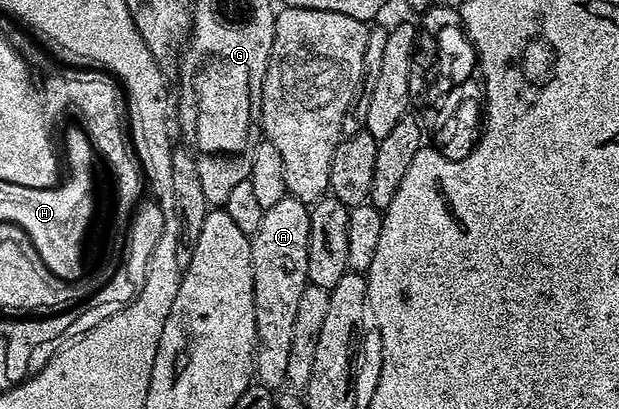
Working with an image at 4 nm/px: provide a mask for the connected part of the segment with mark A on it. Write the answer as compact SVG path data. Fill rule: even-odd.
M287 194L284 198L280 198L280 202L276 202L276 206L265 209L260 218L260 230L256 230L254 235L249 237L251 246L251 262L252 274L254 275L254 298L255 298L255 316L256 316L256 346L254 347L254 370L256 380L259 384L265 384L267 388L277 389L277 384L280 386L286 384L286 375L288 374L288 358L292 355L292 334L294 332L294 323L296 323L296 309L300 302L300 294L304 294L308 283L308 226L310 225L310 208L300 202L294 196Z

